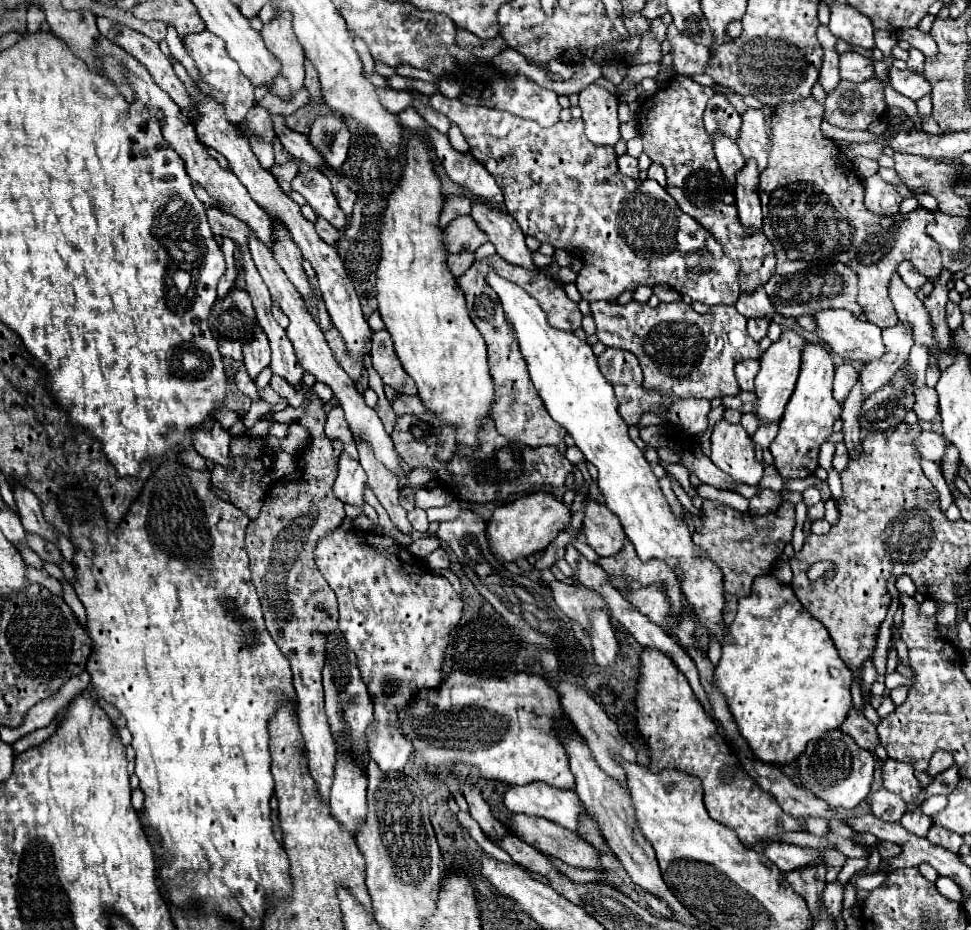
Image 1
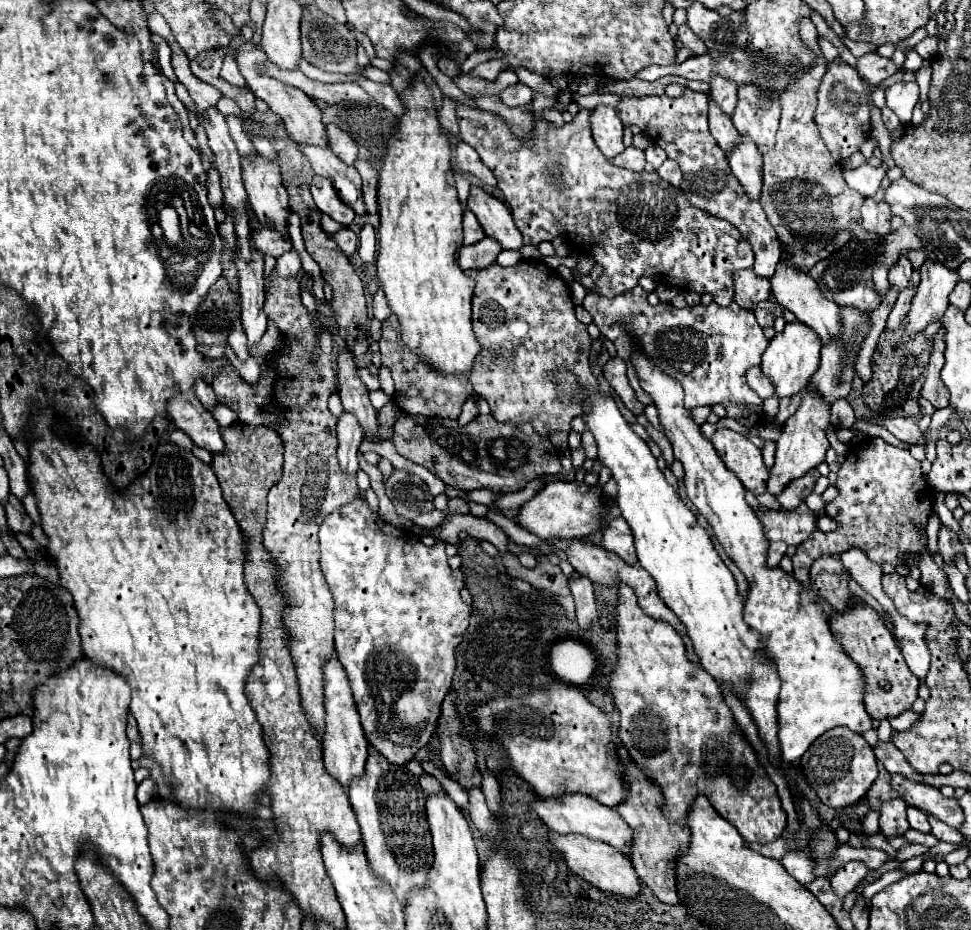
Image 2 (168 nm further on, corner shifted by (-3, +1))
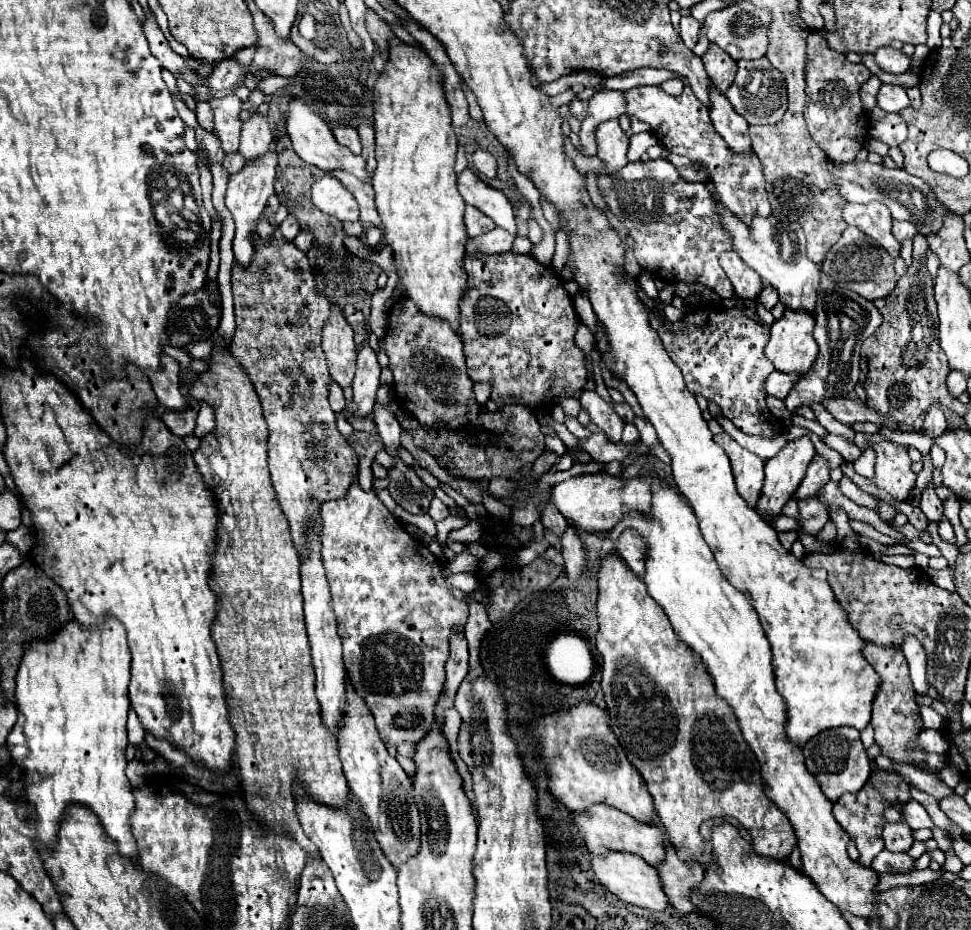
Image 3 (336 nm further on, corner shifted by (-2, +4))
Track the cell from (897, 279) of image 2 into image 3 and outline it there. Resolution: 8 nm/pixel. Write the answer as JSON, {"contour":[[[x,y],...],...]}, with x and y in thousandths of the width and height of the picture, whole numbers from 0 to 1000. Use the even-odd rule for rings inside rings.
{"contour":[[[897,216],[893,220],[883,220],[883,218],[872,218],[868,225],[868,235],[872,242],[885,244],[891,253],[899,255],[905,263],[909,263],[920,278],[926,274],[926,259],[922,259],[918,251],[918,229],[916,225],[905,218]]]}

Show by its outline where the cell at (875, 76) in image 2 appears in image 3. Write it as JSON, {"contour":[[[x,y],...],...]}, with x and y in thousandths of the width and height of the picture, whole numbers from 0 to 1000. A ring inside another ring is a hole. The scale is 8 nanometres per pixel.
{"contour":[[[907,51],[903,57],[901,57],[901,63],[903,63],[903,70],[913,76],[913,78],[932,78],[938,70],[938,63],[930,57],[930,55],[924,55],[920,51]]]}

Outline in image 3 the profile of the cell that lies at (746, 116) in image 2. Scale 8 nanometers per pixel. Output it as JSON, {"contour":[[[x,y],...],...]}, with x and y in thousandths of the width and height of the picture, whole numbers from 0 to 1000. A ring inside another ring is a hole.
{"contour":[[[790,61],[778,66],[761,66],[759,81],[755,91],[749,96],[749,106],[753,109],[755,117],[767,126],[771,134],[796,134],[800,132],[806,122],[811,119],[811,94],[806,81],[796,74]]]}

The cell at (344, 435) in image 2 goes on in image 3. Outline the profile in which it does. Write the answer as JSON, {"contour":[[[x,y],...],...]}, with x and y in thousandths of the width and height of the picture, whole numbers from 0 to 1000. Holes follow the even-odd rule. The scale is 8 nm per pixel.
{"contour":[[[372,371],[368,377],[368,397],[364,408],[364,444],[376,448],[384,442],[386,425],[390,418],[392,392],[386,377],[380,371]]]}

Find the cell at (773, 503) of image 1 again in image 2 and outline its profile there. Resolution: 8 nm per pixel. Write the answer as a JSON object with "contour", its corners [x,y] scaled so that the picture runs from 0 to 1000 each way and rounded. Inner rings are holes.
{"contour":[[[834,505],[830,512],[826,512],[826,514],[820,514],[820,516],[816,516],[799,535],[801,535],[801,540],[803,540],[803,544],[807,546],[807,548],[820,548],[820,544],[824,542],[824,540],[828,540],[828,535],[836,529],[836,525],[838,525],[838,518],[844,514],[844,510],[842,510],[842,505]]]}

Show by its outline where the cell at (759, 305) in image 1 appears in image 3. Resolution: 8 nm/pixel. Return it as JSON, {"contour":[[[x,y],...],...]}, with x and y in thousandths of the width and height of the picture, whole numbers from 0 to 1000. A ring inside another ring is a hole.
{"contour":[[[747,270],[745,274],[740,274],[740,283],[745,287],[745,291],[749,294],[751,302],[755,304],[755,311],[759,315],[759,319],[763,322],[778,322],[784,311],[786,311],[786,302],[782,300],[782,296],[771,289],[757,270]]]}

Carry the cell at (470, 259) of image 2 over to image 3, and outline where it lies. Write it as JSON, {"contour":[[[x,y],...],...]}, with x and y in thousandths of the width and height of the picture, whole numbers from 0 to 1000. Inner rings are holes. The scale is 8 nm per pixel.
{"contour":[[[516,244],[495,253],[495,255],[489,255],[489,257],[483,257],[481,261],[481,270],[487,272],[487,270],[495,270],[495,272],[520,272],[526,268],[528,263],[528,257],[530,253],[522,253],[522,248],[518,248]]]}

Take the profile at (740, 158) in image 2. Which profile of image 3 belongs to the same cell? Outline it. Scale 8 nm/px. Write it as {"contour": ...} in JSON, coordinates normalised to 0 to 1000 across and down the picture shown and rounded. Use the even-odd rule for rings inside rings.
{"contour":[[[732,89],[730,126],[736,141],[749,152],[749,156],[757,165],[775,165],[771,149],[771,132],[761,122],[757,122],[757,117],[753,115],[753,111],[749,111],[749,104],[743,98],[736,98],[734,89]]]}

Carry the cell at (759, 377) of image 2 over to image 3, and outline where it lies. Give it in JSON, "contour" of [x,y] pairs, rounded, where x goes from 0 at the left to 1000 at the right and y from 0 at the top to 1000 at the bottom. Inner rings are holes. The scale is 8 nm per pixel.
{"contour":[[[796,399],[790,405],[788,416],[790,416],[790,423],[792,425],[798,425],[802,429],[808,429],[823,408],[825,408],[825,403],[806,403],[804,399]]]}

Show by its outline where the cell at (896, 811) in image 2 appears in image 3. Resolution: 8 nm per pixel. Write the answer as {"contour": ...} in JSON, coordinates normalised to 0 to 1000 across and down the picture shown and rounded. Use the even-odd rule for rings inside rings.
{"contour":[[[928,883],[928,885],[913,885],[909,891],[909,904],[911,913],[918,917],[934,917],[940,909],[940,894],[938,889]]]}

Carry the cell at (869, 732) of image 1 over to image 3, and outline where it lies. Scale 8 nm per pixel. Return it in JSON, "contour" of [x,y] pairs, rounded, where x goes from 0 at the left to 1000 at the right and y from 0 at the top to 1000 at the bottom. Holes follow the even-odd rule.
{"contour":[[[922,823],[922,827],[926,829],[926,833],[928,833],[934,842],[938,842],[938,844],[942,844],[944,848],[949,848],[949,851],[961,855],[965,861],[969,861],[969,859],[973,859],[973,857],[981,857],[981,848],[975,846],[963,831],[951,831],[951,829],[942,827],[940,823]]]}

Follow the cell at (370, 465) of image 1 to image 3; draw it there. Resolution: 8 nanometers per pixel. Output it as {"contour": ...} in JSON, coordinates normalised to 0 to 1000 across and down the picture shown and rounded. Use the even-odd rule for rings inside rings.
{"contour":[[[341,326],[341,339],[333,352],[333,377],[337,384],[337,395],[341,408],[351,416],[359,416],[366,403],[368,373],[364,369],[364,354],[353,341],[353,334],[347,326]]]}

